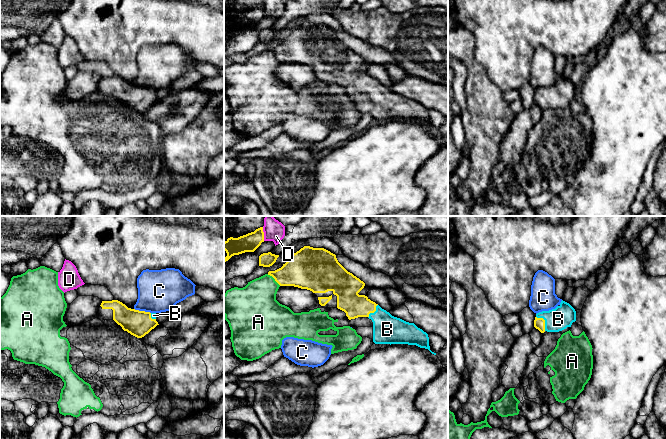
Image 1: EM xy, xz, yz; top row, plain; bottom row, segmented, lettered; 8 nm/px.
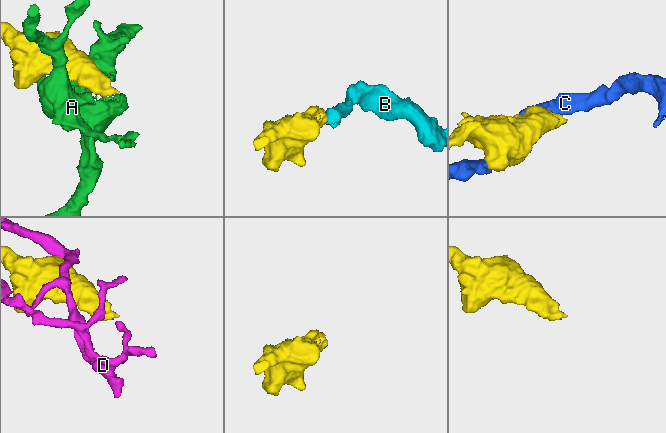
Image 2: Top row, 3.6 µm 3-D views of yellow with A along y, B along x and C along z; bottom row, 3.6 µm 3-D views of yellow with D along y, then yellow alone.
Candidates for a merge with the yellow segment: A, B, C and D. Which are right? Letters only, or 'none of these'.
B

